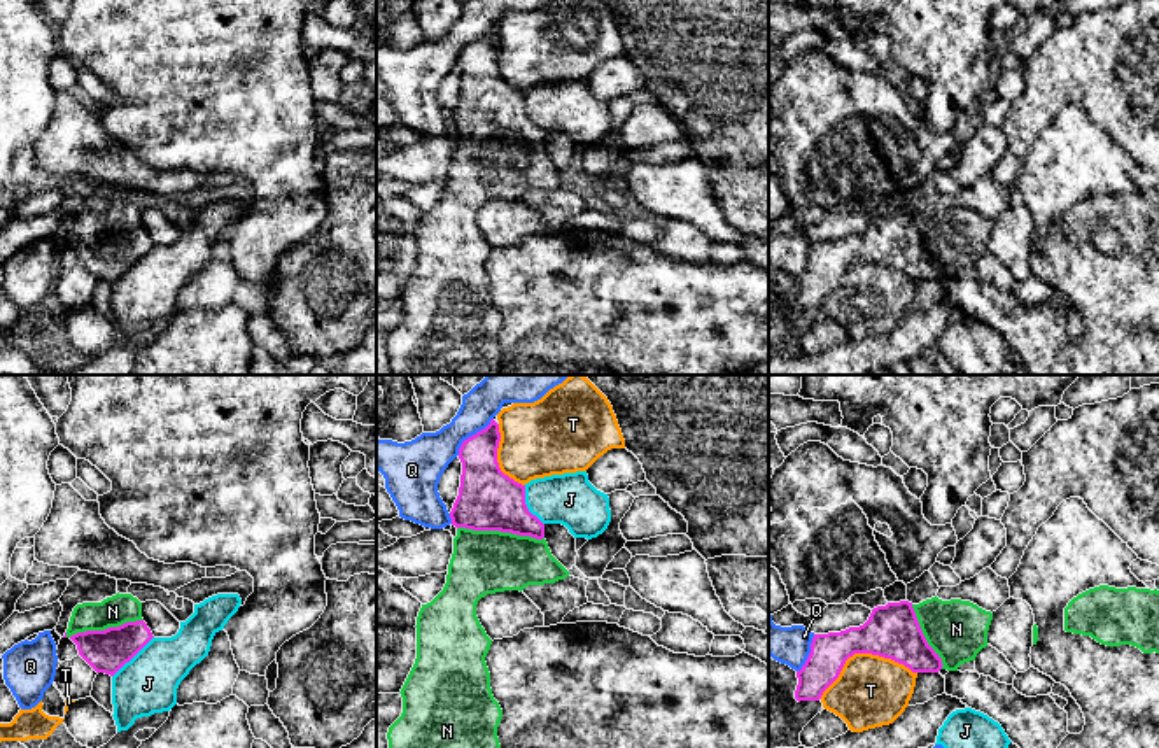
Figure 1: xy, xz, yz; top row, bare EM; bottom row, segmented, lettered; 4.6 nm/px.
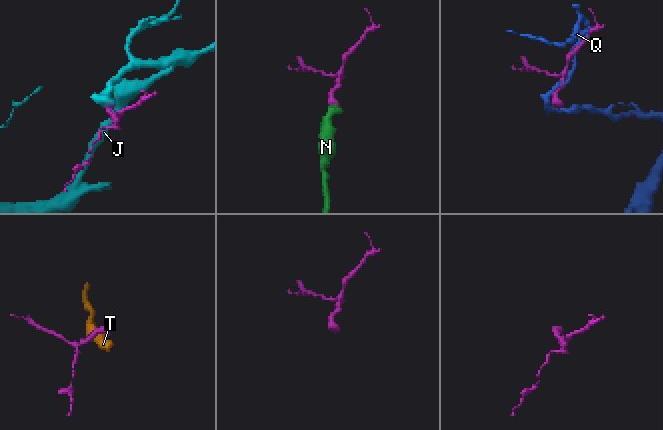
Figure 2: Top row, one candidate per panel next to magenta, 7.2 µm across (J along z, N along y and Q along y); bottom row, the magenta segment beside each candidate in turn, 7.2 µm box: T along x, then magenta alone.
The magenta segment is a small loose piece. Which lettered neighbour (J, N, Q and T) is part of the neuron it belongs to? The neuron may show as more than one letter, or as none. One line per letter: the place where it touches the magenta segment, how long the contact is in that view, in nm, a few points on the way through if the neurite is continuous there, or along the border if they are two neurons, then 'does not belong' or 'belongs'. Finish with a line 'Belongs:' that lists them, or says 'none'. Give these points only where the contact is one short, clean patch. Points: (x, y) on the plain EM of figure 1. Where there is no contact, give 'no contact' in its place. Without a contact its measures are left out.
J: contact xy (132, 265); length 260 nm; border xy (153, 244), (112, 284); does not belong
N: contact xz (501, 139); length 400 nm; way xz (489, 107), (492, 130), (501, 139), (499, 153), (484, 170); belongs
Q: contact xz (473, 42); length 240 nm; does not belong
T: contact yz (862, 260); length 460 nm; does not belong
Belongs: N

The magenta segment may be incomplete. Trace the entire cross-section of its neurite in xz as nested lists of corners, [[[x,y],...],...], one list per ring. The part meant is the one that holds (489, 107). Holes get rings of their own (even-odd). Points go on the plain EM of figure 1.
[[[490,32],[462,49],[459,67],[462,70],[459,103],[450,119],[457,135],[453,161],[448,172],[443,198],[417,224],[417,266],[401,296],[403,321],[389,335],[389,363],[394,375],[501,375],[501,352],[497,335],[502,317],[492,303],[490,280],[485,265],[492,247],[476,224],[476,212],[487,201],[523,198],[529,193],[555,191],[569,184],[569,179],[551,163],[544,147],[544,131],[525,112],[525,93],[504,82],[497,70],[501,49],[499,32]]]

